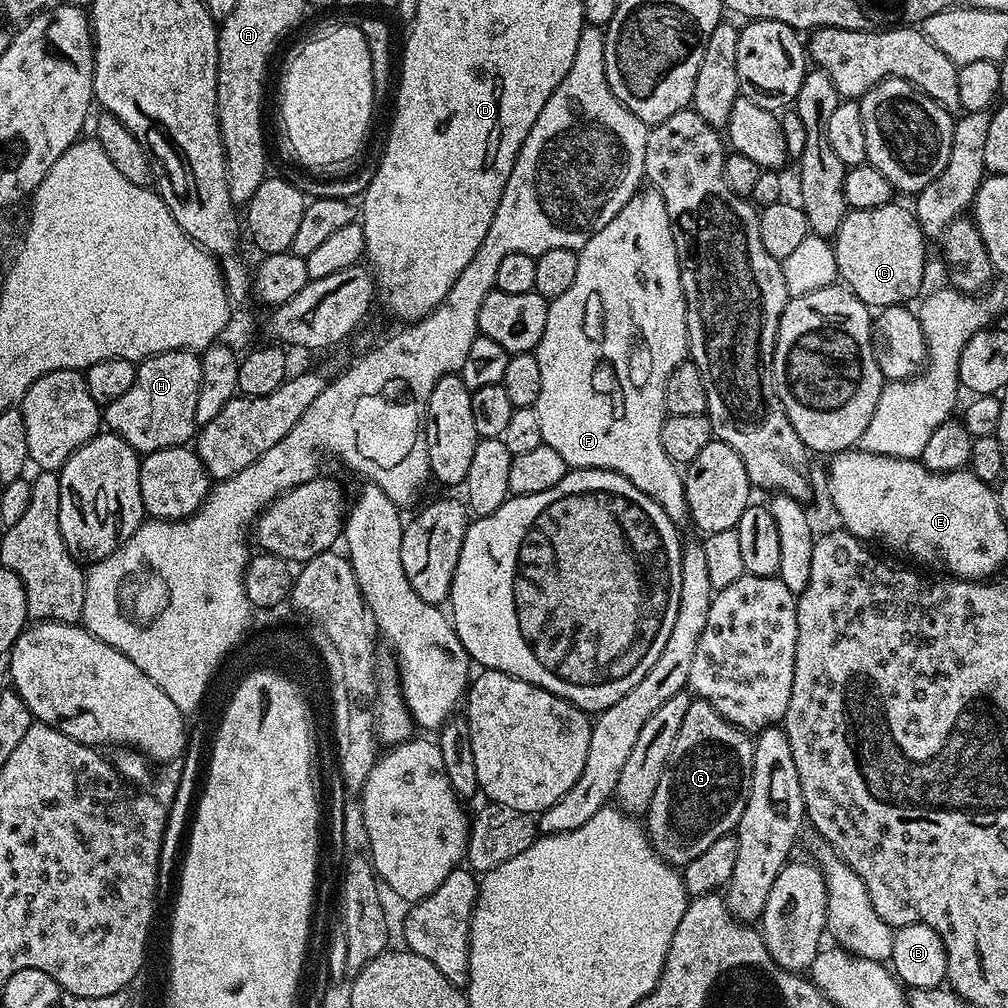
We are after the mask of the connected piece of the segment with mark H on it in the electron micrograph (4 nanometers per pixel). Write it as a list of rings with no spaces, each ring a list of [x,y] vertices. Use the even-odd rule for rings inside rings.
[[[192,350],[163,352],[139,361],[130,388],[103,409],[103,423],[140,454],[187,445],[198,428],[194,406],[202,378],[200,361]]]

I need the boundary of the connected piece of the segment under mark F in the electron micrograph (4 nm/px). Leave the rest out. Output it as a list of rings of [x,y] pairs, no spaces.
[[[655,190],[644,191],[637,191],[636,195],[630,198],[630,202],[626,202],[626,206],[622,206],[622,210],[618,214],[614,214],[614,218],[610,222],[606,222],[606,226],[602,226],[602,230],[595,232],[590,238],[590,242],[586,242],[584,248],[579,249],[578,274],[574,274],[574,286],[570,286],[570,290],[566,290],[566,294],[562,294],[549,303],[546,330],[534,349],[534,354],[538,358],[538,370],[542,370],[542,390],[538,394],[534,407],[538,414],[538,423],[542,425],[544,443],[550,445],[554,450],[558,450],[558,454],[562,454],[562,458],[569,466],[573,469],[602,468],[602,462],[604,462],[604,468],[606,468],[606,462],[614,462],[611,471],[619,472],[627,483],[633,484],[638,490],[645,492],[651,500],[656,500],[662,506],[662,510],[666,510],[666,514],[671,520],[683,522],[683,520],[689,519],[688,503],[684,497],[684,478],[678,465],[670,459],[666,450],[662,450],[662,426],[666,419],[664,395],[670,374],[679,366],[679,363],[672,362],[670,346],[662,344],[662,340],[656,340],[656,334],[644,334],[642,326],[654,324],[654,322],[650,322],[650,316],[646,312],[634,310],[636,308],[636,284],[644,284],[646,276],[648,276],[648,280],[650,280],[650,276],[660,276],[660,280],[666,280],[666,278],[672,280],[672,260],[678,251],[677,233],[674,231],[674,221],[666,210],[666,202],[662,198],[662,194]]]

